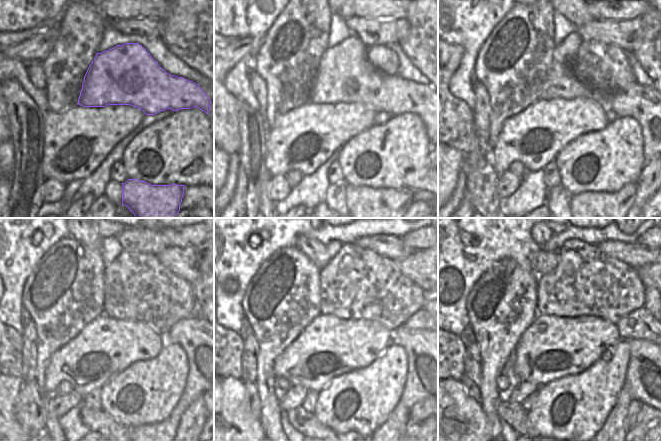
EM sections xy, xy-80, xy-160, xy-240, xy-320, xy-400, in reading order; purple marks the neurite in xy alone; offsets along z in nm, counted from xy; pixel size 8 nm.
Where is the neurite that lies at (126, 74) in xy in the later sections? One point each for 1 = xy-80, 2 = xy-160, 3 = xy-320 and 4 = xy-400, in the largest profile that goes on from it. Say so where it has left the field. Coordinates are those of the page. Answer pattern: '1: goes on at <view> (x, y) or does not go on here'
1: goes on at xy-80 (345, 75)
2: goes on at xy-160 (640, 102)
3: goes on at xy-320 (417, 342)
4: goes on at xy-400 (641, 377)

